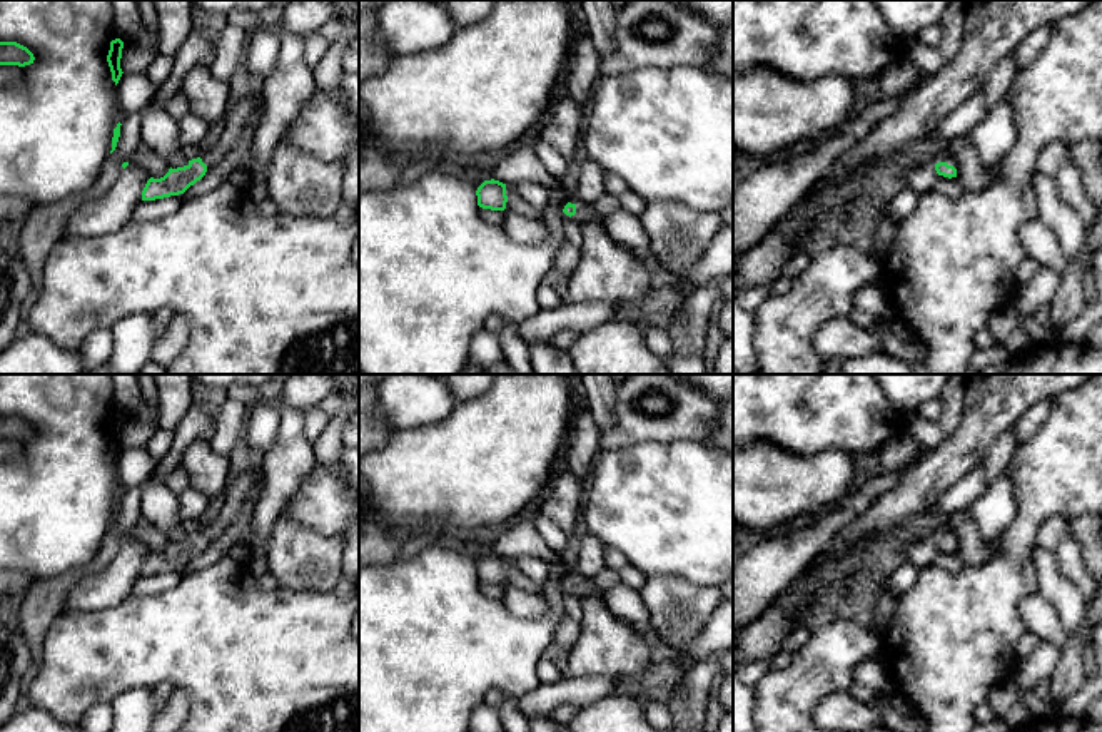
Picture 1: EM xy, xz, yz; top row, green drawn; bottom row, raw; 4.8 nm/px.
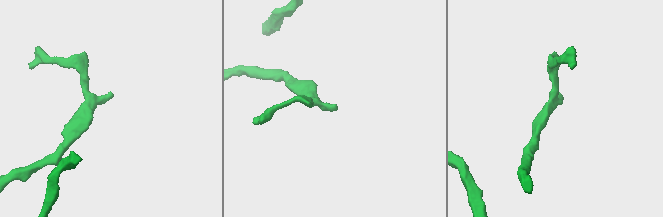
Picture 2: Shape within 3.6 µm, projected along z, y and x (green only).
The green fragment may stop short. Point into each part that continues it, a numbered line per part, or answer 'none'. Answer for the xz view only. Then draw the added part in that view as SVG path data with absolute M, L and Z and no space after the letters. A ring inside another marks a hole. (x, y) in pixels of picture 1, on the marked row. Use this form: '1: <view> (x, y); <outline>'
1: xz (585, 213); M581 201L576 202L574 219L579 224L584 224L584 222L603 222L603 219L593 211L591 204L581 202Z

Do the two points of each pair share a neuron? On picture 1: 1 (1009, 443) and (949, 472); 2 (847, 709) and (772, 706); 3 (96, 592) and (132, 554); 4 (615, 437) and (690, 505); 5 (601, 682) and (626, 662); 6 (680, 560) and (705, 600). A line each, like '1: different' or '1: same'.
1: different
2: different
3: same
4: different
5: different
6: different

